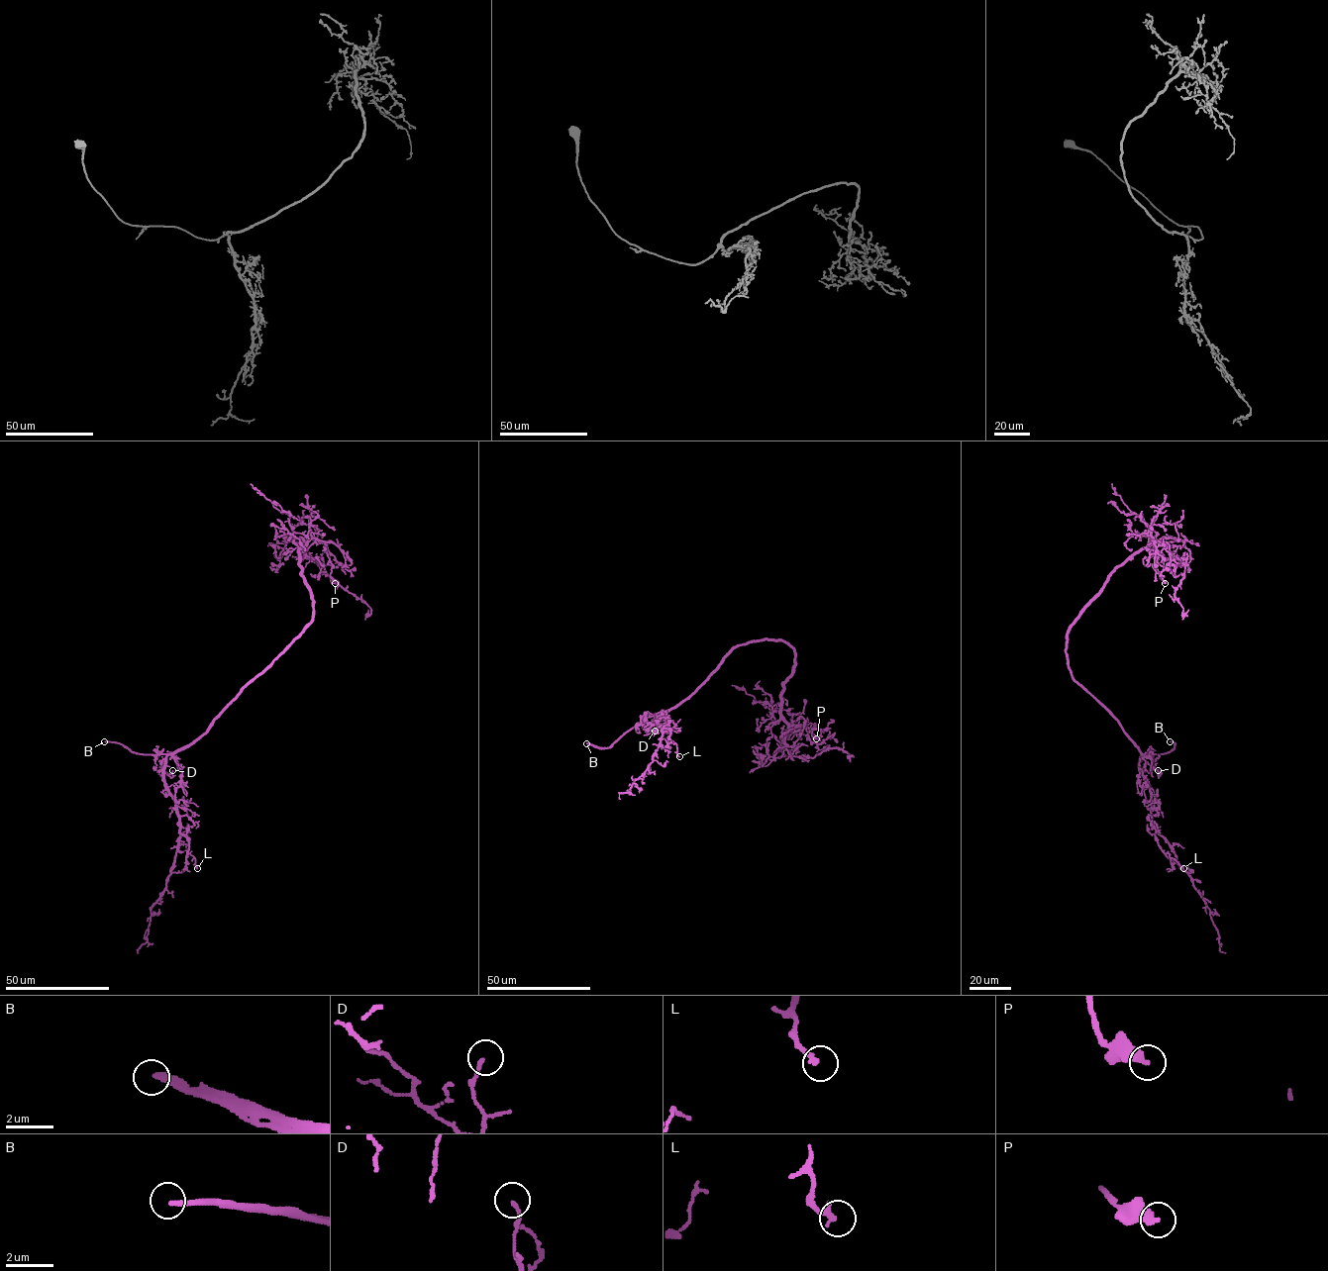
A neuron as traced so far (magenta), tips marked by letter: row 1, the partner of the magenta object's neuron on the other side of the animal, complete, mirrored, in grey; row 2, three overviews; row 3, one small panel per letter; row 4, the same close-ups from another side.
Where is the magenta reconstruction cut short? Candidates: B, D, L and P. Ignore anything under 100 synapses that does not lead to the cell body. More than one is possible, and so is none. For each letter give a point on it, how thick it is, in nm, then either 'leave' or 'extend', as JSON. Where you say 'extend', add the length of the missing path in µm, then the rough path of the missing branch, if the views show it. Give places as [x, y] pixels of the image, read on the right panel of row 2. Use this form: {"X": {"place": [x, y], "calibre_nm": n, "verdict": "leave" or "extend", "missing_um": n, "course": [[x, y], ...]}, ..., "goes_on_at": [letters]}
{"B": {"place": [1170, 741], "calibre_nm": 240, "verdict": "extend", "missing_um": 130, "course": [[1170, 741], [1152, 752], [1144, 765], [1094, 715], [1059, 671]]}, "D": {"place": [1158, 770], "calibre_nm": 130, "verdict": "leave"}, "L": {"place": [1183, 868], "calibre_nm": 260, "verdict": "leave"}, "P": {"place": [1165, 583], "calibre_nm": 440, "verdict": "leave"}, "goes_on_at": ["B"]}

